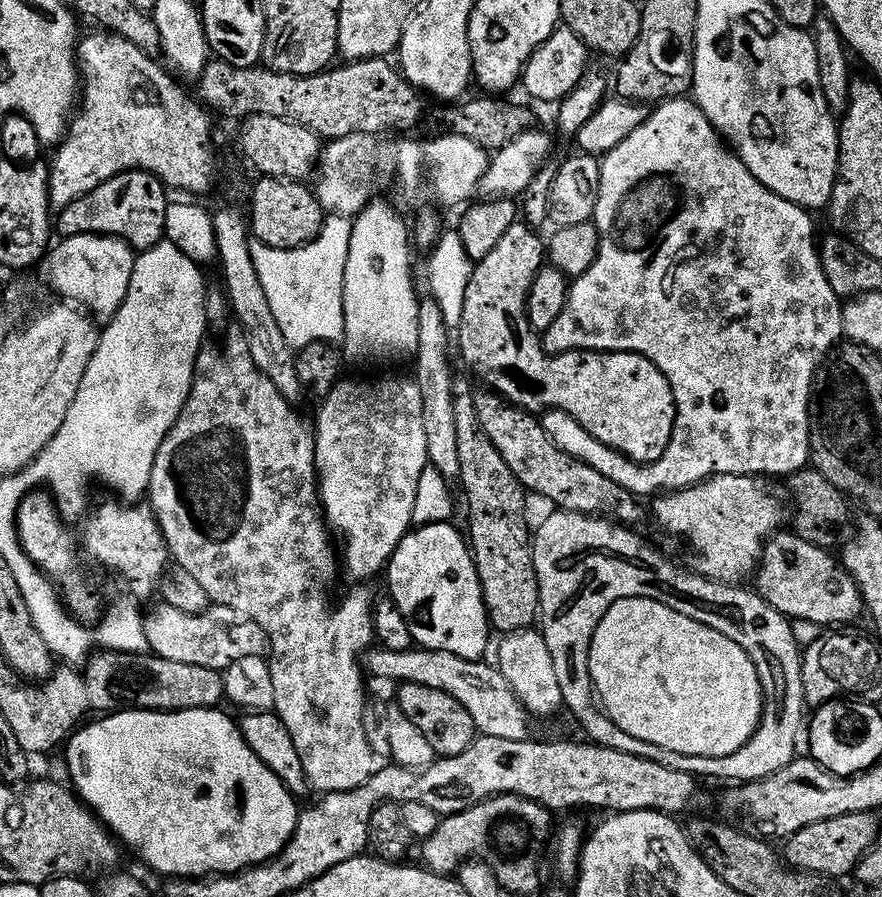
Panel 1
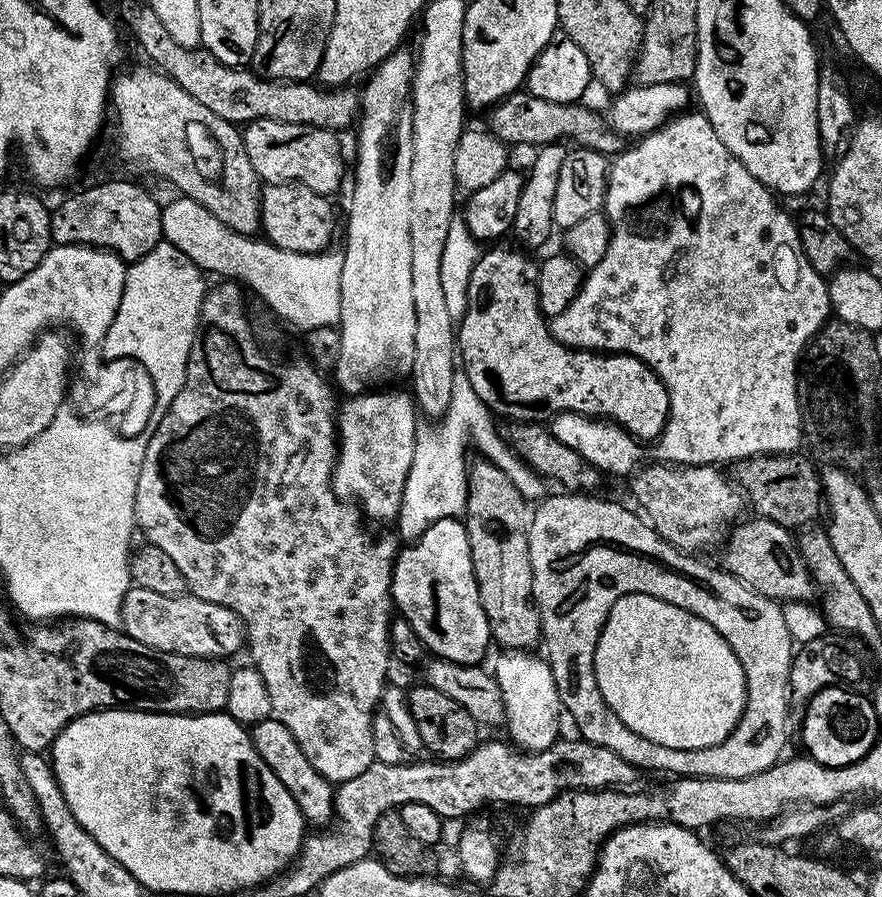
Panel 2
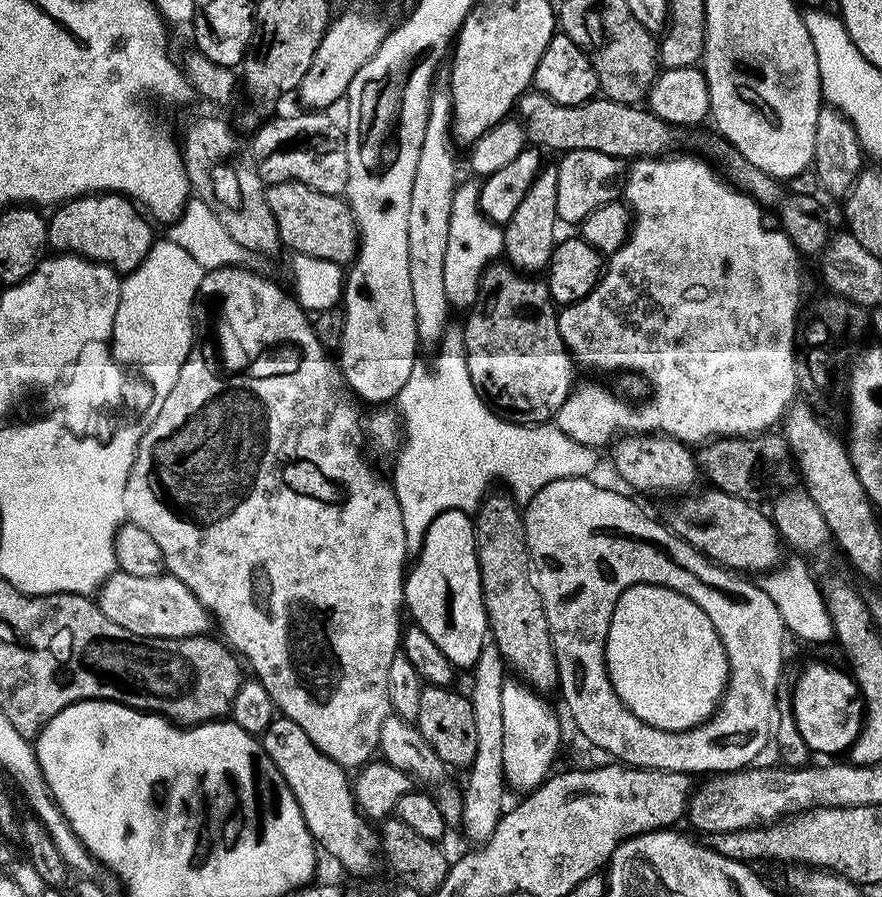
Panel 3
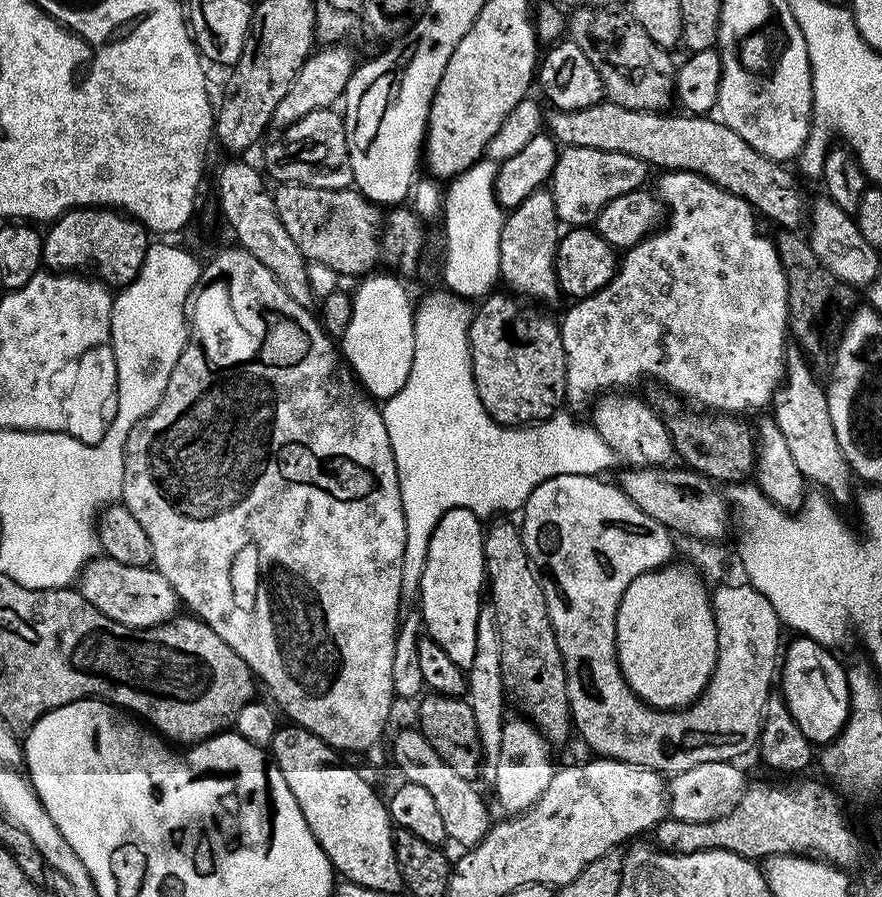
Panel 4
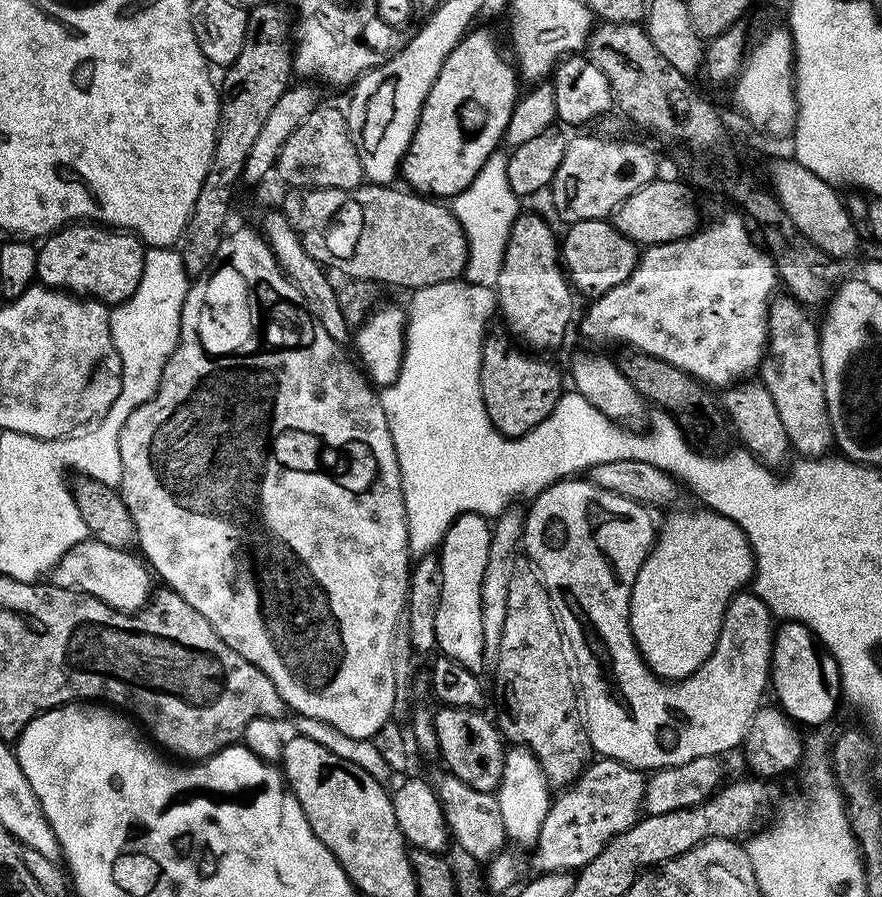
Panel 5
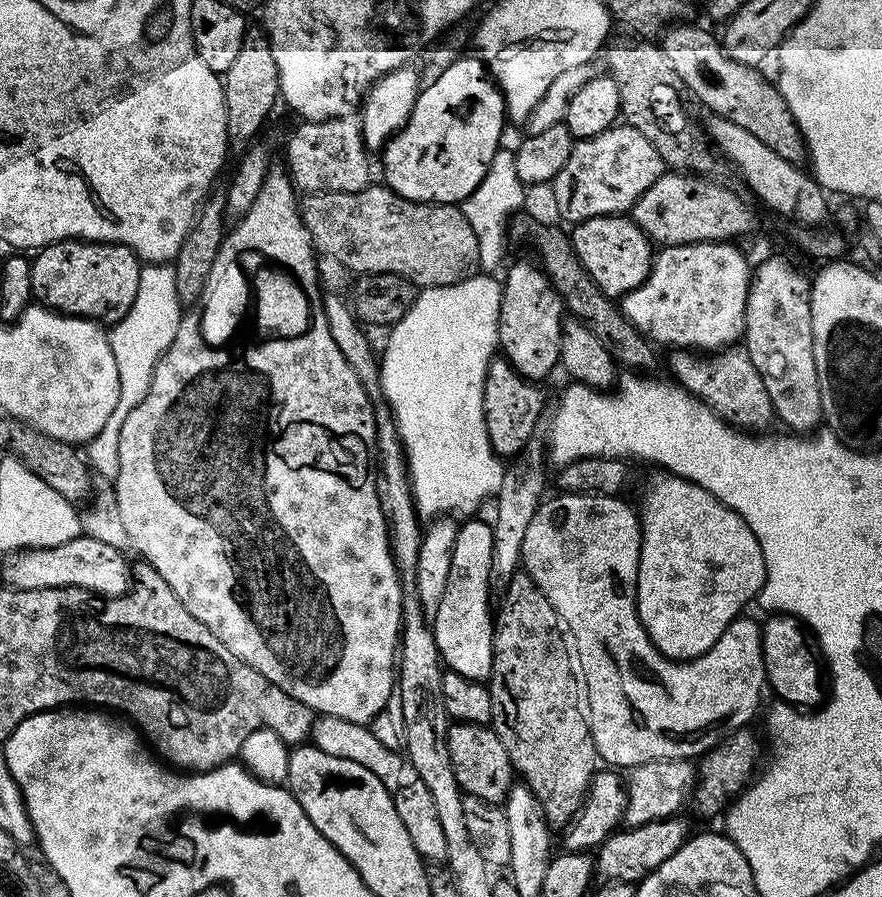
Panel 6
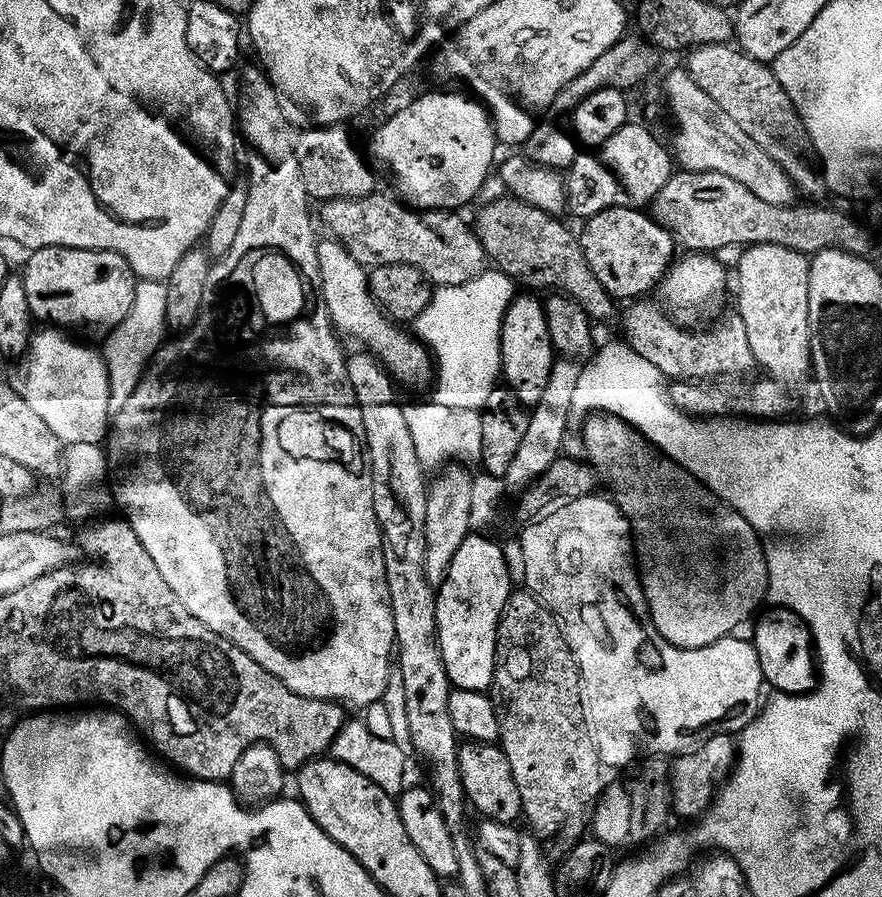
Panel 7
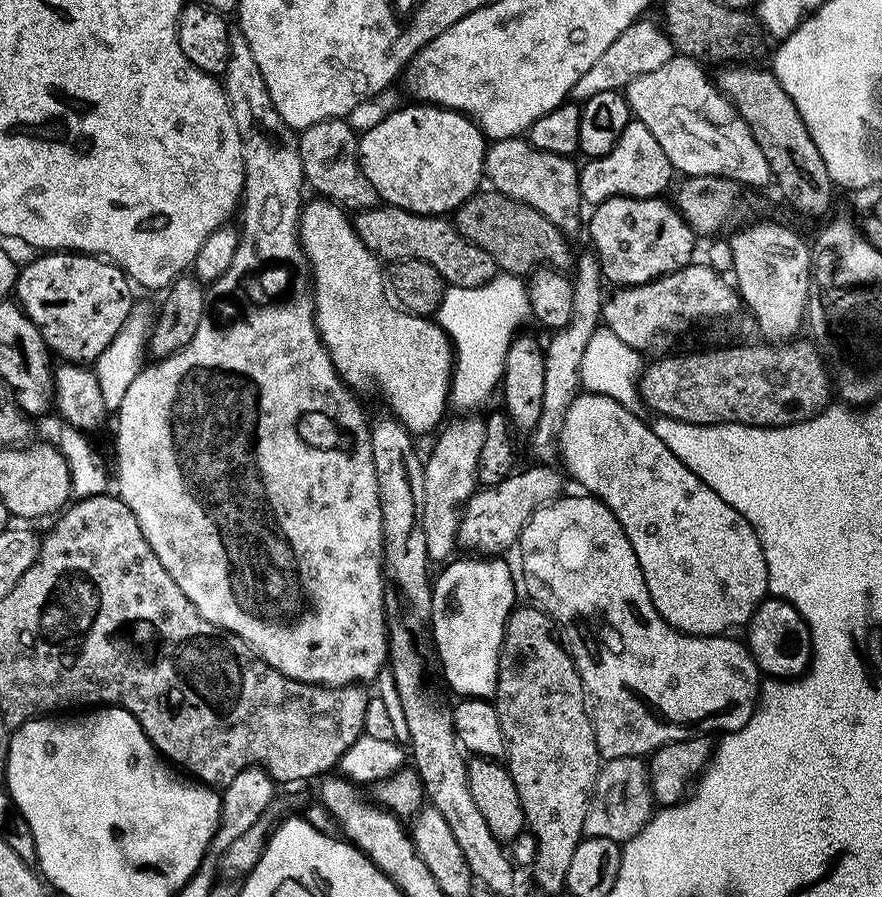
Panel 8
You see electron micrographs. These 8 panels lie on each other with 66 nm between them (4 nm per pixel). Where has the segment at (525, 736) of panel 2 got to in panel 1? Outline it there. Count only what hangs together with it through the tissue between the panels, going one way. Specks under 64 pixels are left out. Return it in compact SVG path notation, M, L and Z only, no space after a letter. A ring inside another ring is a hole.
M530 627L501 635L499 639L500 645L496 648L495 659L498 661L502 678L510 682L525 712L536 717L552 716L556 711L561 711L564 703L562 689L558 686L557 676L554 675L554 662L550 658L550 650L546 650L544 635L535 627Z

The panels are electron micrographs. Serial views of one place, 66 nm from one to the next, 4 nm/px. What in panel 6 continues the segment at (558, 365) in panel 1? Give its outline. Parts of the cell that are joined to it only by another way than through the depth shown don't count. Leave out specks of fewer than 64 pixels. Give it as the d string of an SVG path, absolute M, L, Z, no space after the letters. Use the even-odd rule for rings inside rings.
M493 358L488 364L484 379L484 425L490 438L490 446L501 458L519 457L520 453L537 435L536 427L540 424L540 415L544 412L544 392L535 380L528 380L510 366L503 358Z

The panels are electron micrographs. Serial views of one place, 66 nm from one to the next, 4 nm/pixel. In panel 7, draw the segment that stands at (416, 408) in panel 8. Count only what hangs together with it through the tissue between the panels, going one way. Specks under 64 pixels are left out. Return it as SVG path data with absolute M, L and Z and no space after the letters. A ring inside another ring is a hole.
M332 238L329 241L325 248L323 245L318 251L318 262L321 264L320 283L324 286L326 310L333 329L341 337L357 340L360 343L357 345L371 352L401 385L424 384L427 380L429 383L434 376L434 360L429 349L407 327L393 322L376 303L368 287L369 273L365 265L359 264L339 240Z

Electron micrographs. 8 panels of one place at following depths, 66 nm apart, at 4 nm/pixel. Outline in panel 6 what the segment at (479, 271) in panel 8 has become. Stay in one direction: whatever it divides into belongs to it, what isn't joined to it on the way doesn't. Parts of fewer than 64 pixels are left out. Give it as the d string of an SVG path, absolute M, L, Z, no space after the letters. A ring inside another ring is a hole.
M376 183L354 194L313 192L303 197L304 225L321 257L340 260L352 274L400 275L420 290L450 286L477 275L478 238L460 206L414 202Z

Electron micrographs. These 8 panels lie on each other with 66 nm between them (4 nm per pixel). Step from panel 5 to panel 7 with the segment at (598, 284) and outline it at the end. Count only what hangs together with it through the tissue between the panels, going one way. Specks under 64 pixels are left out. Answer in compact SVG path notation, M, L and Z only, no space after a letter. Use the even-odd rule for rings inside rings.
M614 206L598 210L598 214L587 217L583 224L584 229L578 232L582 254L586 254L594 278L620 302L647 297L651 293L648 291L651 288L653 291L664 279L678 252L671 230L658 223L644 208Z

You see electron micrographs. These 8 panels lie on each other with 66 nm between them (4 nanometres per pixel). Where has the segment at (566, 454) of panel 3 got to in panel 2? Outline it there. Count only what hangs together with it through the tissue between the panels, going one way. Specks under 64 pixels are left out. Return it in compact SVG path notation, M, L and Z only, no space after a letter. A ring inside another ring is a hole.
M457 374L452 383L450 406L445 410L442 419L437 421L438 426L430 428L424 422L418 427L414 458L403 488L401 508L396 519L396 532L401 541L410 536L415 542L434 522L444 517L463 517L470 479L466 452L471 443L483 459L494 462L508 475L510 482L514 482L514 486L522 490L529 502L545 495L545 481L518 457L509 441L498 434L495 422L497 423L493 413L481 402L478 394L474 394L474 386L470 386L467 376Z

